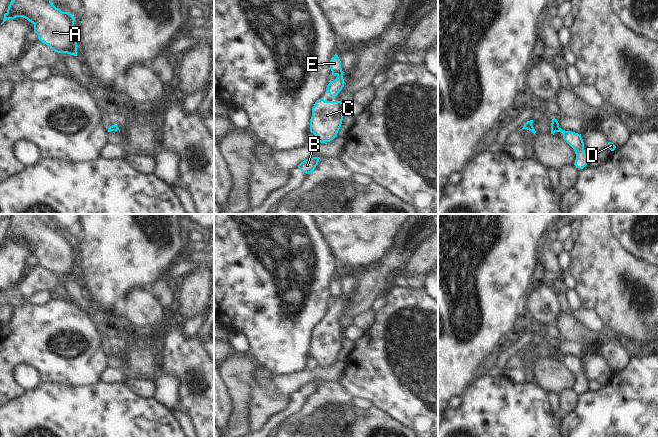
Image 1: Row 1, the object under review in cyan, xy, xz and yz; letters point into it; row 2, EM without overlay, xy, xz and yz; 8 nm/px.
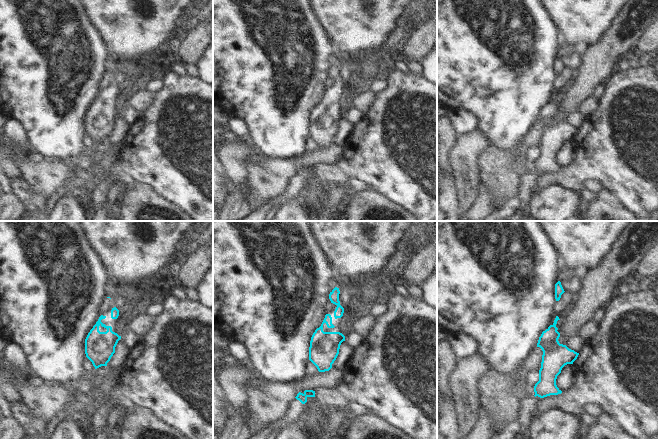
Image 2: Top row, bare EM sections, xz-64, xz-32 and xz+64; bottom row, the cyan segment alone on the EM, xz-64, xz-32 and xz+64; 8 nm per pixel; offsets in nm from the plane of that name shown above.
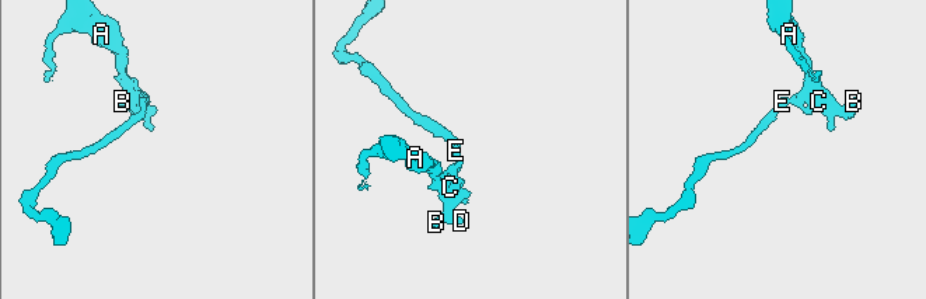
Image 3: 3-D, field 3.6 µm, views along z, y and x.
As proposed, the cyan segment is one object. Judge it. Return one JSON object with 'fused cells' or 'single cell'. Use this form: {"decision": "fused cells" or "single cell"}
{"decision": "single cell"}

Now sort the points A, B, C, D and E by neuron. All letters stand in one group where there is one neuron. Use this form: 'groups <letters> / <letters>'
groups A B C D E

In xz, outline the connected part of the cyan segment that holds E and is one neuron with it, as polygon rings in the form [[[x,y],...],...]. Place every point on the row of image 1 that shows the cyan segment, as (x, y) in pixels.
[[[335,54],[330,60],[330,69],[332,75],[336,75],[337,78],[327,85],[326,92],[329,93],[331,97],[336,97],[338,93],[344,87],[343,71],[341,68],[341,61],[337,54]]]

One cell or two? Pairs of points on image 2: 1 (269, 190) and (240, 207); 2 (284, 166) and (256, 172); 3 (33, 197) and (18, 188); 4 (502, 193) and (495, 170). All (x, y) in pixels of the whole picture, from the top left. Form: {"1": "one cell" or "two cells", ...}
{"1": "two cells", "2": "one cell", "3": "one cell", "4": "one cell"}

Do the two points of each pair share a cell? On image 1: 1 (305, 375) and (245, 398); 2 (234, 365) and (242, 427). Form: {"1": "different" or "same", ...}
{"1": "different", "2": "same"}

